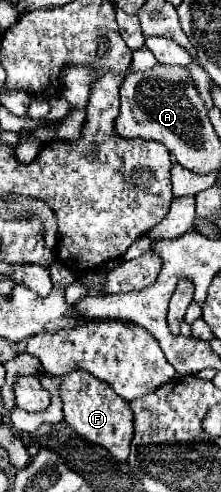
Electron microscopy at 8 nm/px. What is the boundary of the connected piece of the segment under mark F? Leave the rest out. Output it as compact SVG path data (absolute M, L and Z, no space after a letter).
M74 370L62 378L62 402L64 402L64 420L68 426L84 440L106 448L116 460L126 462L130 454L130 440L132 440L132 414L126 406L126 400L114 394L114 390L90 376L84 370Z

